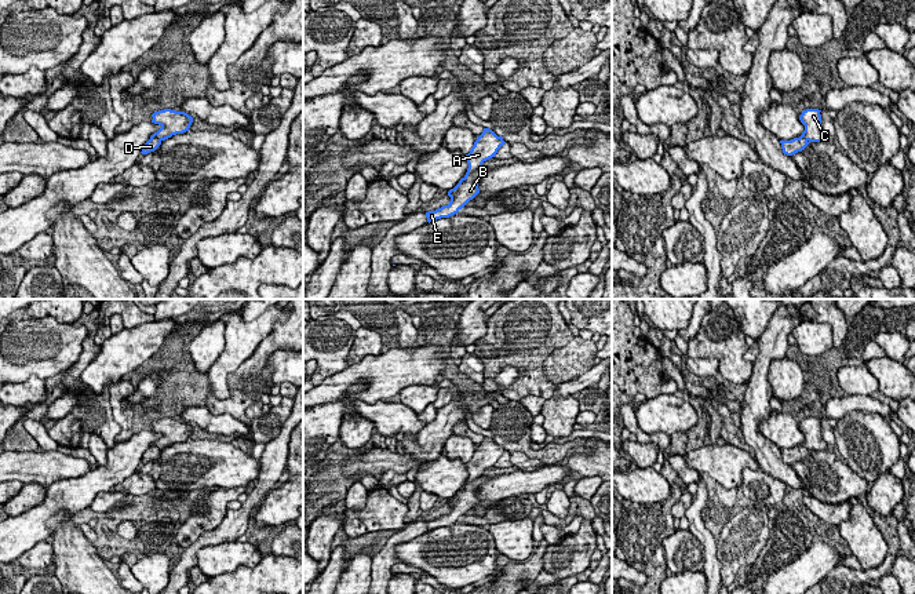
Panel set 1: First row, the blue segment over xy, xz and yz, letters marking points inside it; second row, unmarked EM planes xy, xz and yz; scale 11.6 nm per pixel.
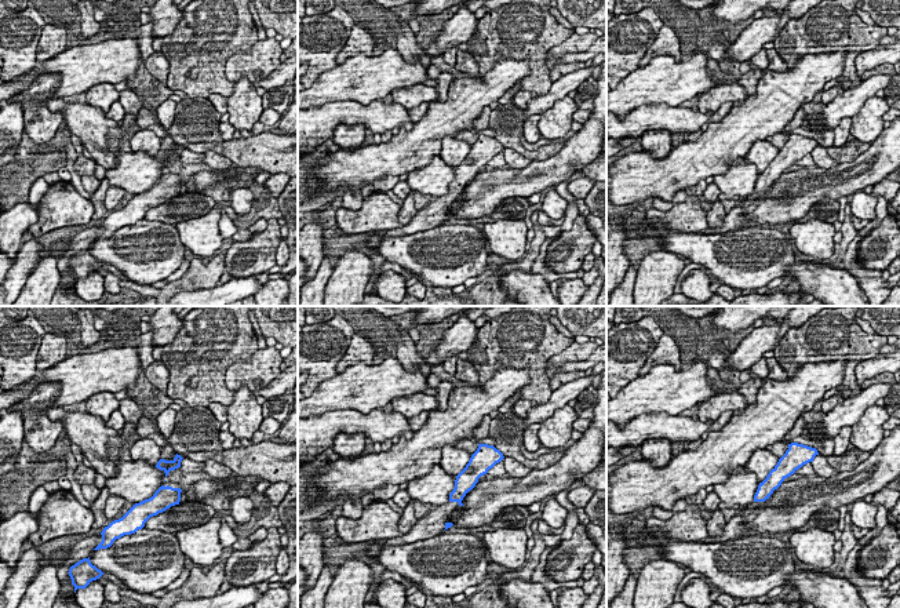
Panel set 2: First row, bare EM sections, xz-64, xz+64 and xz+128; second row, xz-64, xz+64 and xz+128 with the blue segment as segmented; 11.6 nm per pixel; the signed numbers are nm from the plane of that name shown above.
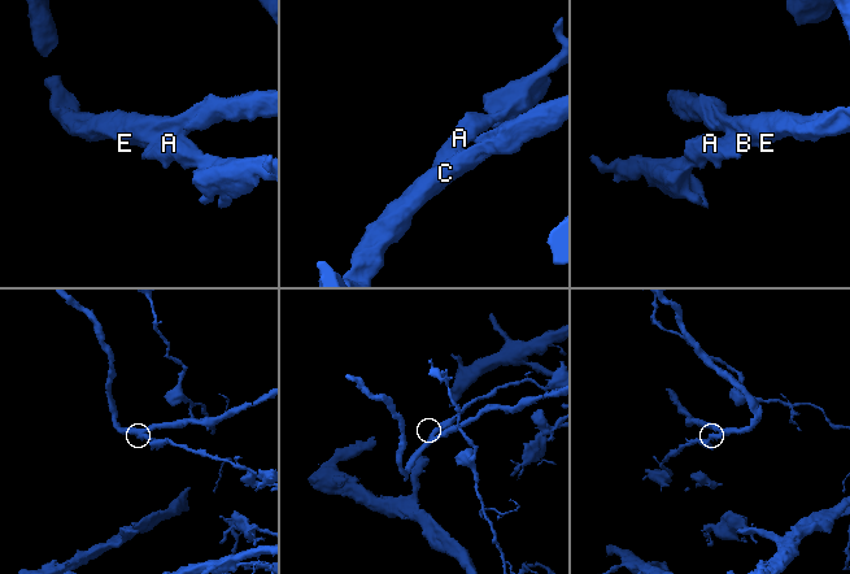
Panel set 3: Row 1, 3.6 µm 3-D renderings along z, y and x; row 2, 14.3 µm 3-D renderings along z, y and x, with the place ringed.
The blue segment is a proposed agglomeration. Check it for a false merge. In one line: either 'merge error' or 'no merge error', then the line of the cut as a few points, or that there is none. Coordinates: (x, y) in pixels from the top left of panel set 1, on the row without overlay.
merge error; cut in xz along (481, 474), (459, 491)

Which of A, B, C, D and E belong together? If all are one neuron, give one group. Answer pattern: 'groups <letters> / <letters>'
groups A D / B C E

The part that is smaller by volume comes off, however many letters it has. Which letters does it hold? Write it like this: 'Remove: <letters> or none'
Remove: B, C, E

